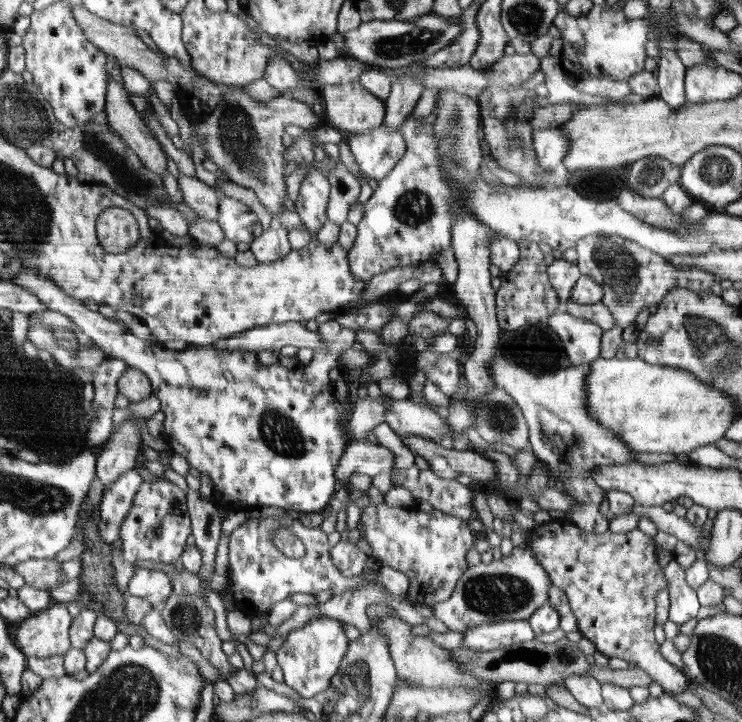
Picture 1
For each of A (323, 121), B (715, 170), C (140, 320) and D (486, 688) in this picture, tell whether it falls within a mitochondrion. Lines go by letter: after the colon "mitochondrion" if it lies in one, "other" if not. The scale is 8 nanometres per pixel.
A: other
B: mitochondrion
C: other
D: other

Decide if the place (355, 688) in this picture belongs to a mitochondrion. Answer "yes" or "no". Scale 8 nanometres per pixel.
yes

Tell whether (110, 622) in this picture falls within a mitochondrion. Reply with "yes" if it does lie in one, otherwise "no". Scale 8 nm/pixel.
no

